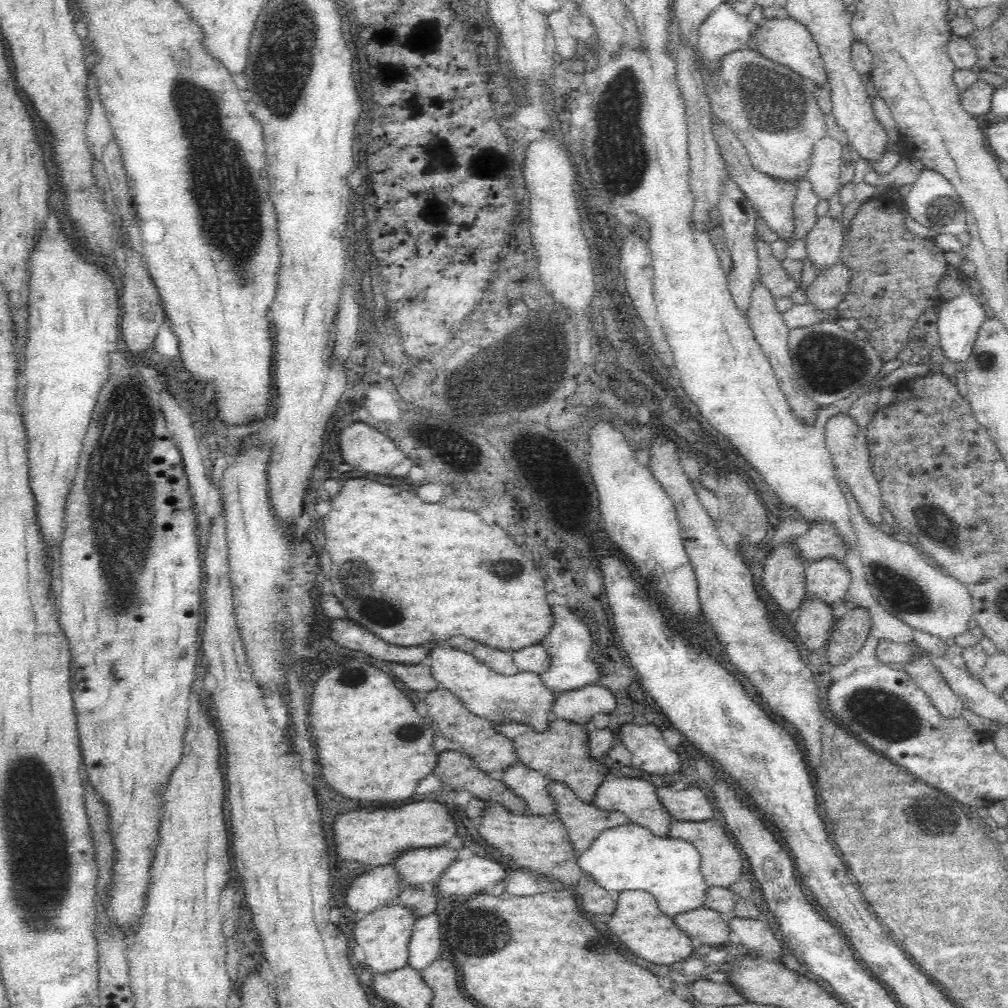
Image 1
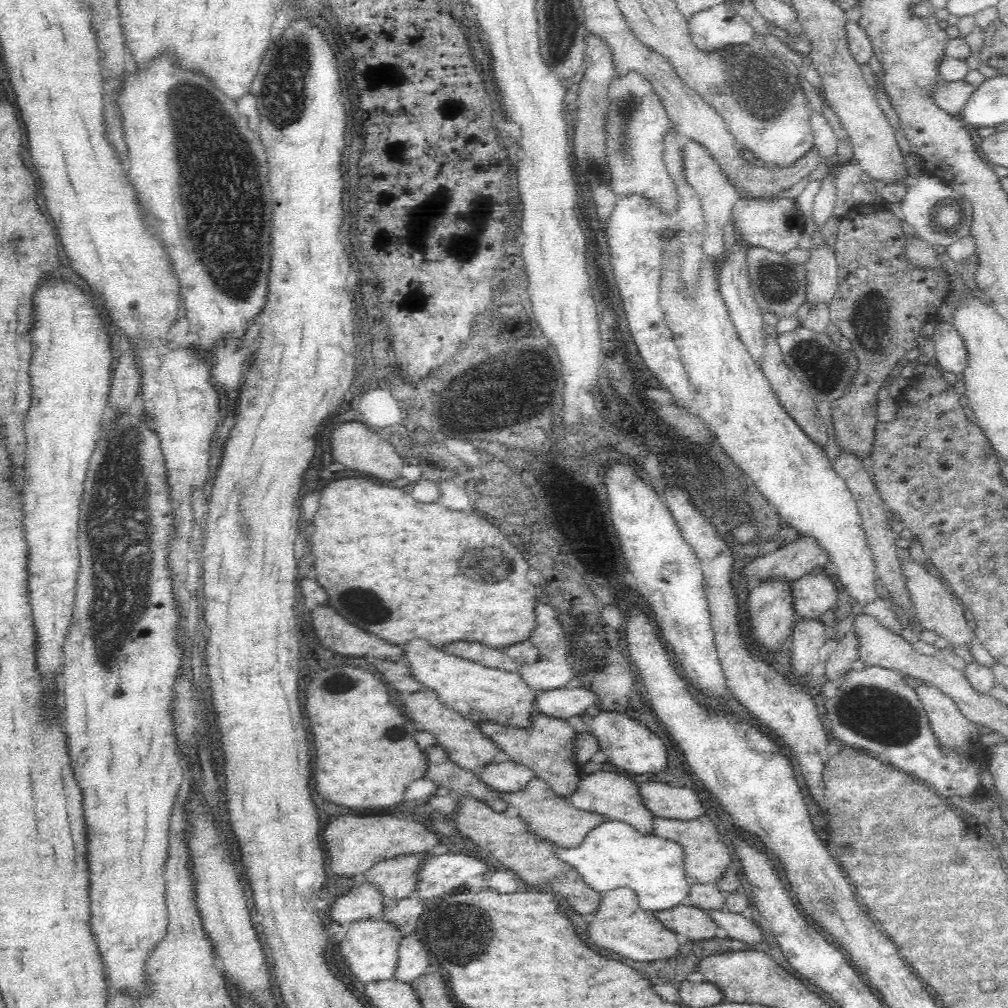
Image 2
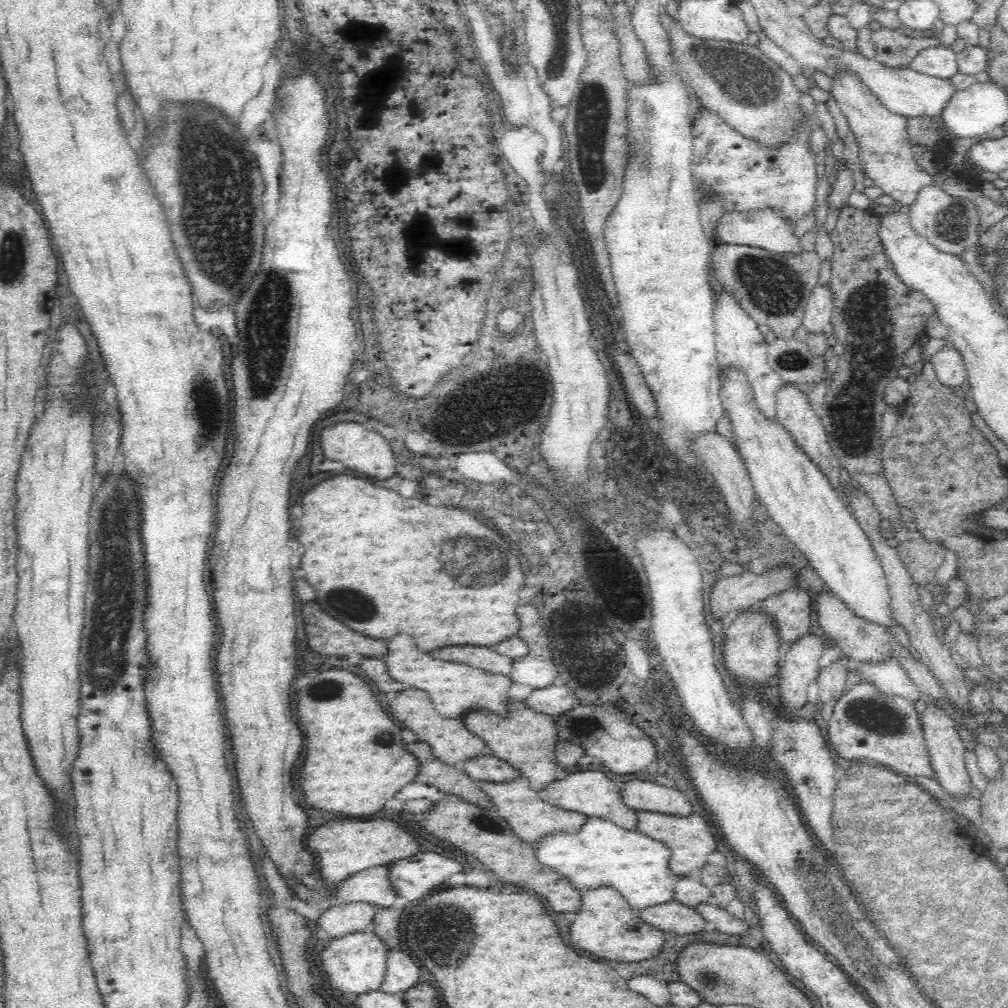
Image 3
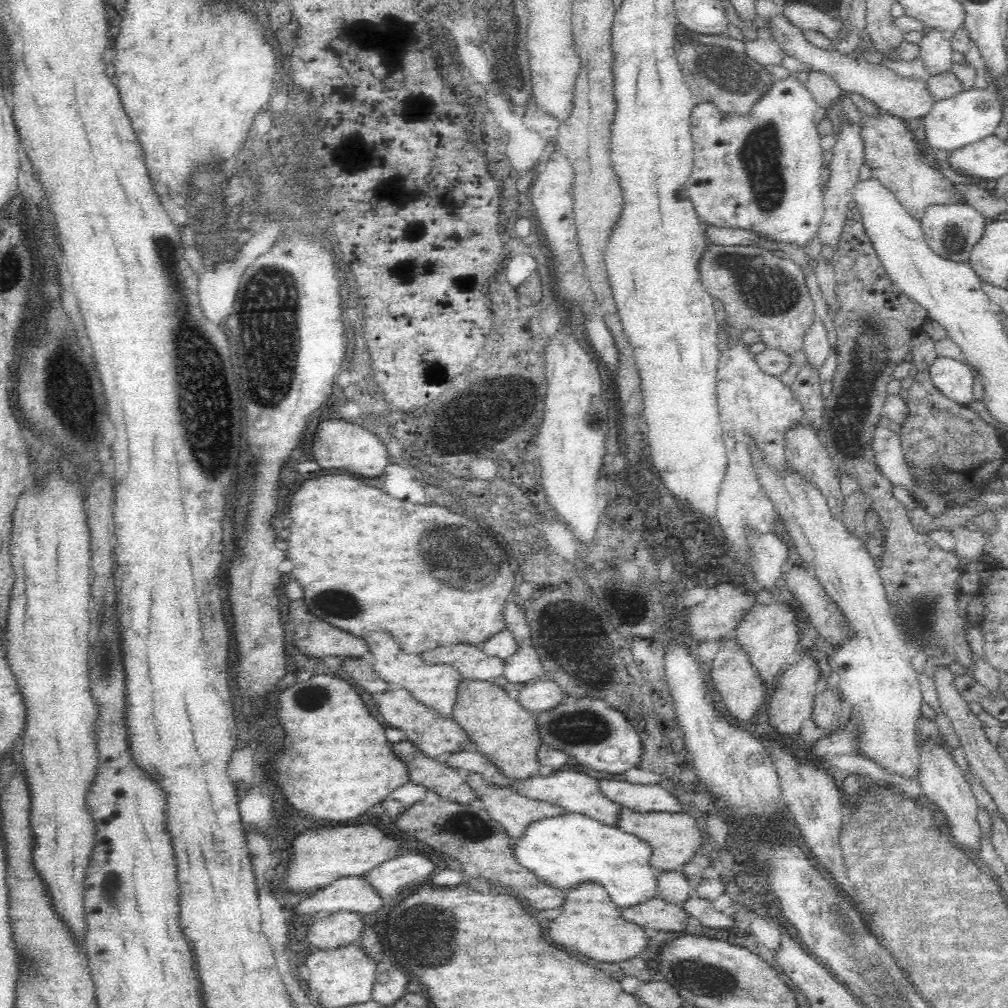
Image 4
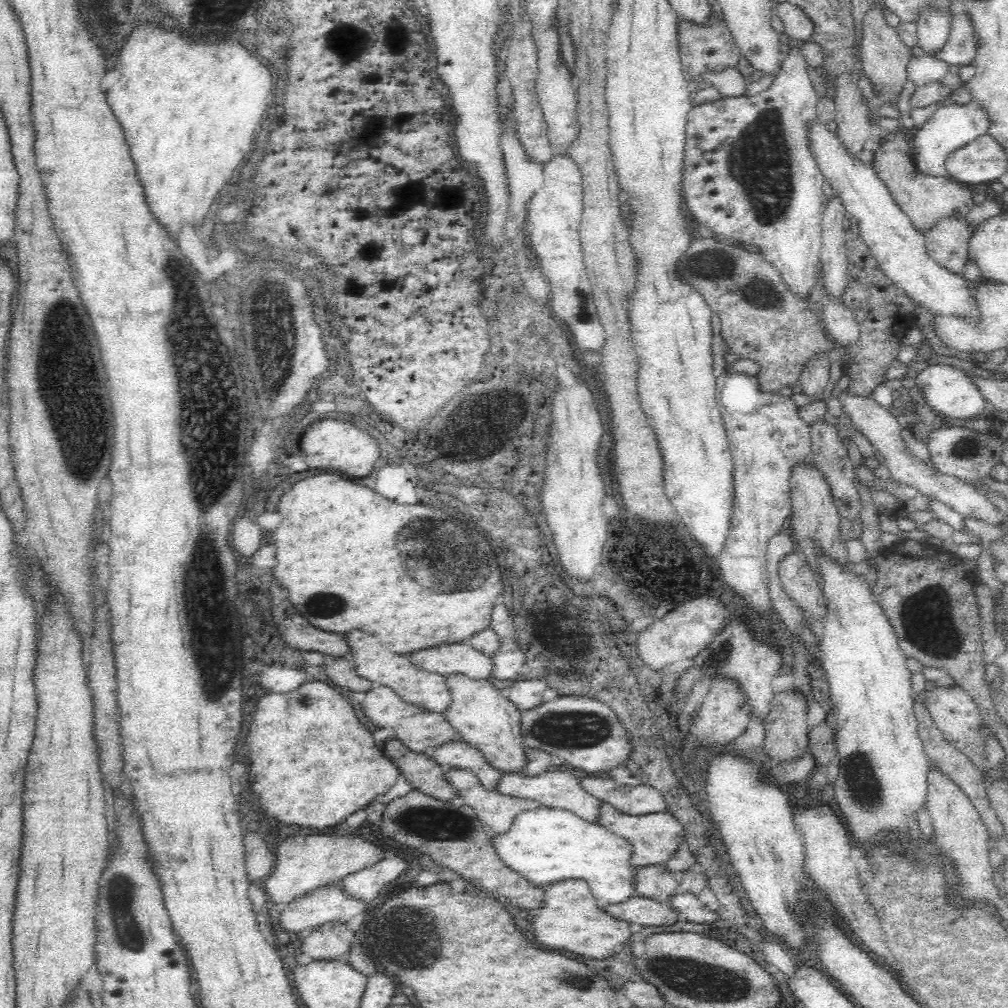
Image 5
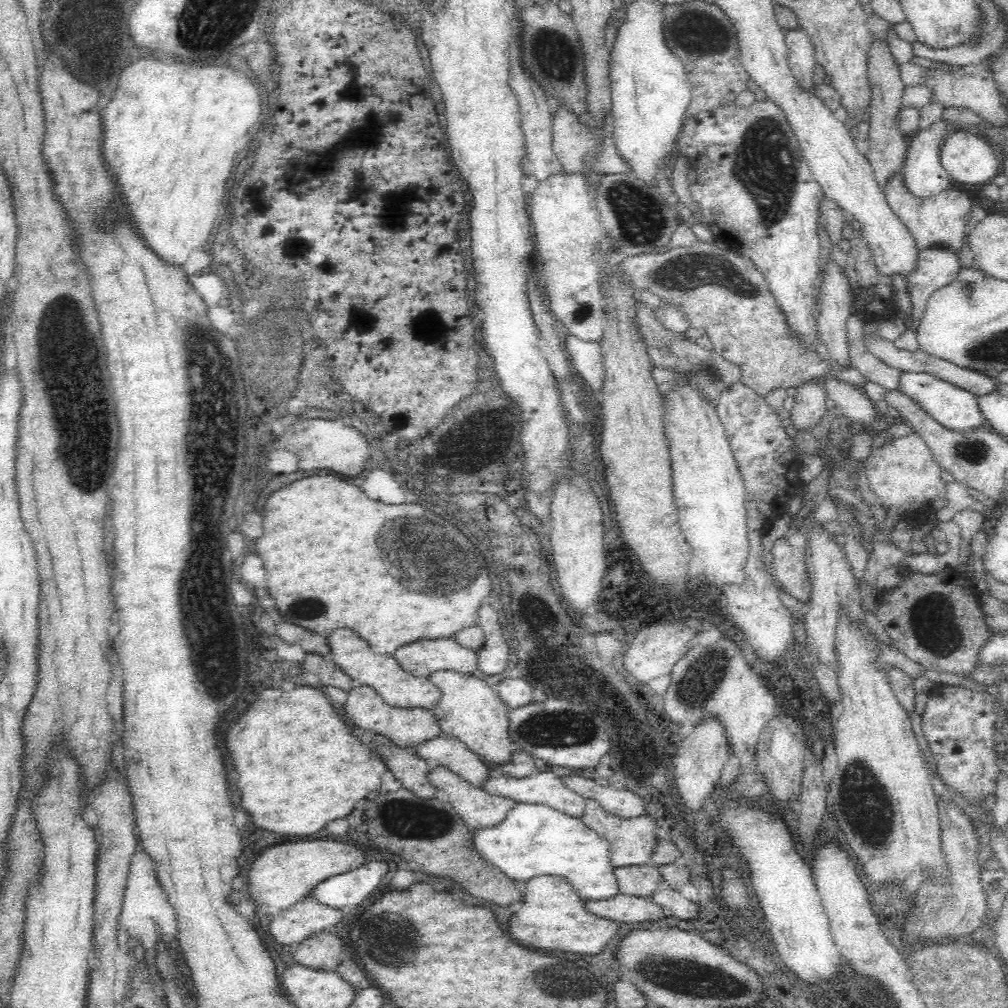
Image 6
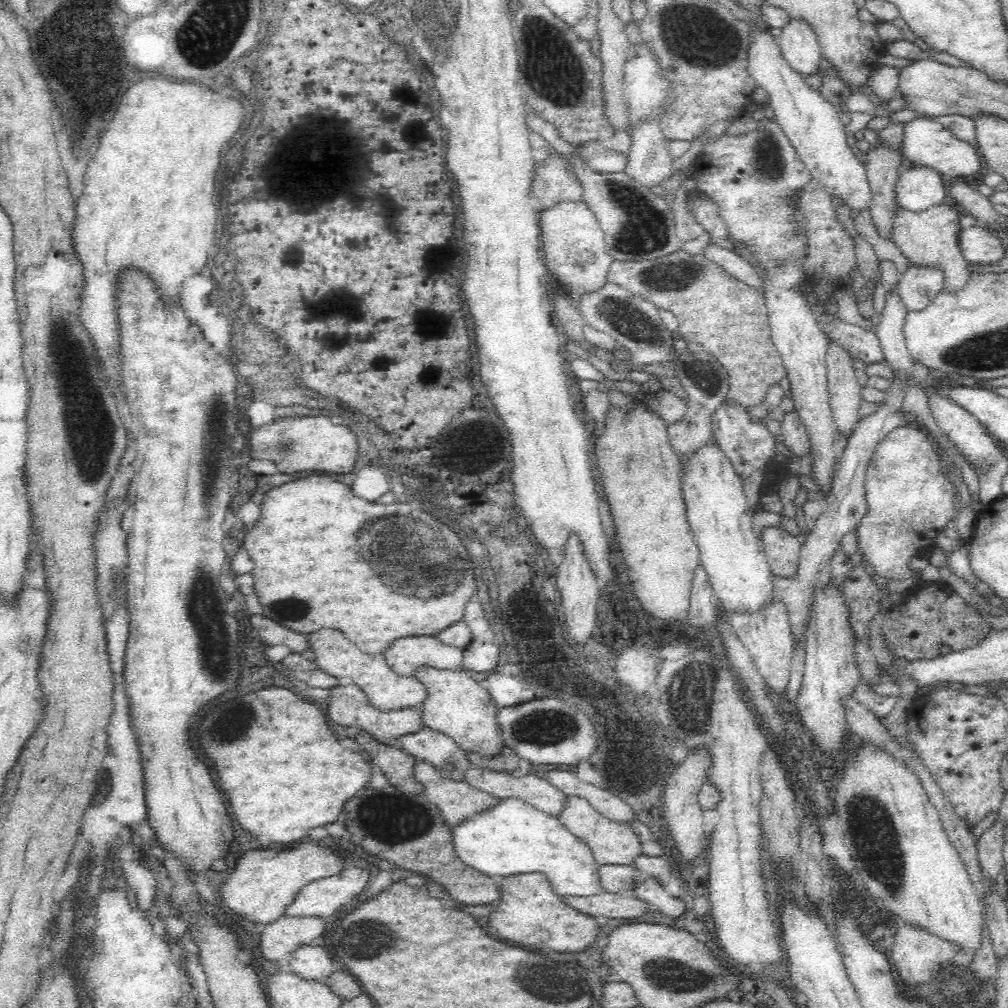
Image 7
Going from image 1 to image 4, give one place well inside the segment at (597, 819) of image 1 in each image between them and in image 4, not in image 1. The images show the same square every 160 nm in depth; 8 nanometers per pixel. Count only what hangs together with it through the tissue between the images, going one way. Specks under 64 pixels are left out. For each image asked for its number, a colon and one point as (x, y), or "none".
2: (551, 816)
3: (532, 818)
4: (517, 813)

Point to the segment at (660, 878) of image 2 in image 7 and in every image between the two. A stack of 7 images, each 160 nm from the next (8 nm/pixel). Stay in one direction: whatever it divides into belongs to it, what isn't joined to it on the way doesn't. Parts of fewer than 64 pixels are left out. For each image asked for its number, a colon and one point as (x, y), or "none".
3: (603, 854)
4: (574, 849)
5: (539, 843)
6: (535, 839)
7: (515, 837)

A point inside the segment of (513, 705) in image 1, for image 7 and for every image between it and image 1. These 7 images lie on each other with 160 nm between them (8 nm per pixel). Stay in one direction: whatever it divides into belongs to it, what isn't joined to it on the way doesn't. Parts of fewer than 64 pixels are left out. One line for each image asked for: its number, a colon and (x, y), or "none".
2: (482, 694)
3: (455, 689)
4: (436, 685)
5: (428, 690)
6: (353, 654)
7: (334, 653)

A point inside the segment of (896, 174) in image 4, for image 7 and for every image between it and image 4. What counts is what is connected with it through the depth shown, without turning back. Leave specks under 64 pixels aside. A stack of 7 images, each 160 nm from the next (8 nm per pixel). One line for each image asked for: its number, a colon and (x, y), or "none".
5: (924, 197)
6: (940, 219)
7: (932, 235)

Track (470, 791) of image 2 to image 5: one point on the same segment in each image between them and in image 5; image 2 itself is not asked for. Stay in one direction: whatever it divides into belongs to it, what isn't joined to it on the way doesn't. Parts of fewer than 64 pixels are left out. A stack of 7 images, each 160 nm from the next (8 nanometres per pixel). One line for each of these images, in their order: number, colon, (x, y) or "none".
3: (449, 779)
4: (448, 782)
5: (425, 774)

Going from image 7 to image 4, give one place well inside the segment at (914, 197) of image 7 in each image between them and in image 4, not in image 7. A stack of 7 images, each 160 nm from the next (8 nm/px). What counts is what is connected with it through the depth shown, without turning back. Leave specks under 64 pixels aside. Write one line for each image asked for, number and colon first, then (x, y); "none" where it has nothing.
4: (972, 115)
5: (952, 125)
6: (923, 172)

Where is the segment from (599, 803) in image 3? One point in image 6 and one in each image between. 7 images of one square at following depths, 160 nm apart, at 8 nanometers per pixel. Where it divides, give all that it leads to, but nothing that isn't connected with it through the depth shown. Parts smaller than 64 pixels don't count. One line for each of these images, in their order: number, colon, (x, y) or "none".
4: (576, 792)
5: (561, 790)
6: (546, 787)

